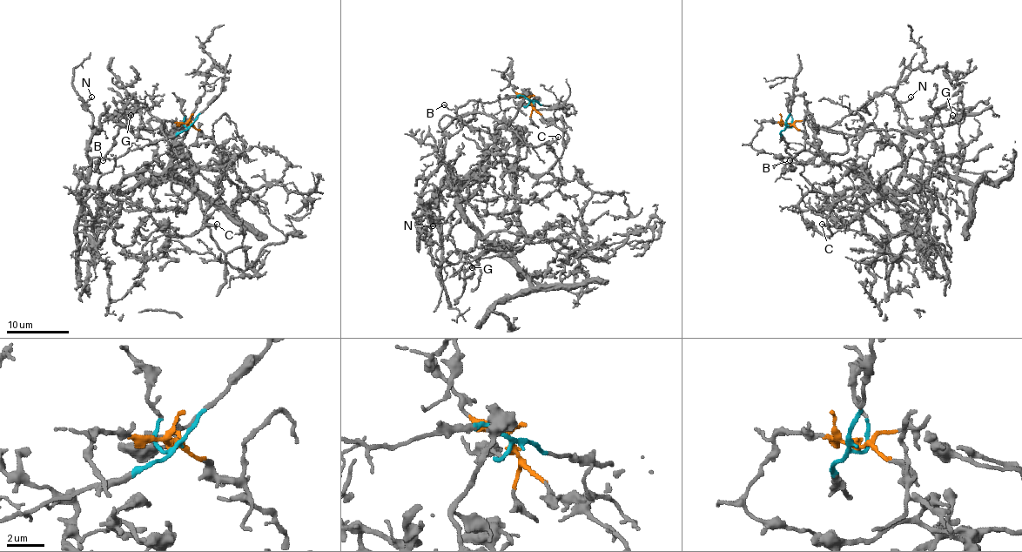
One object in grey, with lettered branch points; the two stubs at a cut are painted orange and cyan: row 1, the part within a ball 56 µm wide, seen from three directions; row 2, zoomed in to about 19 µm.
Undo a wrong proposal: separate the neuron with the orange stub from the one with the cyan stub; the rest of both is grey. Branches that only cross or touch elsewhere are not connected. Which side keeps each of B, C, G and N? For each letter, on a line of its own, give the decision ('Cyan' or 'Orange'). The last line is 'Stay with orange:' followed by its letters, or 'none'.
B: Cyan
C: Cyan
G: Orange
N: Cyan
Stay with orange: G

